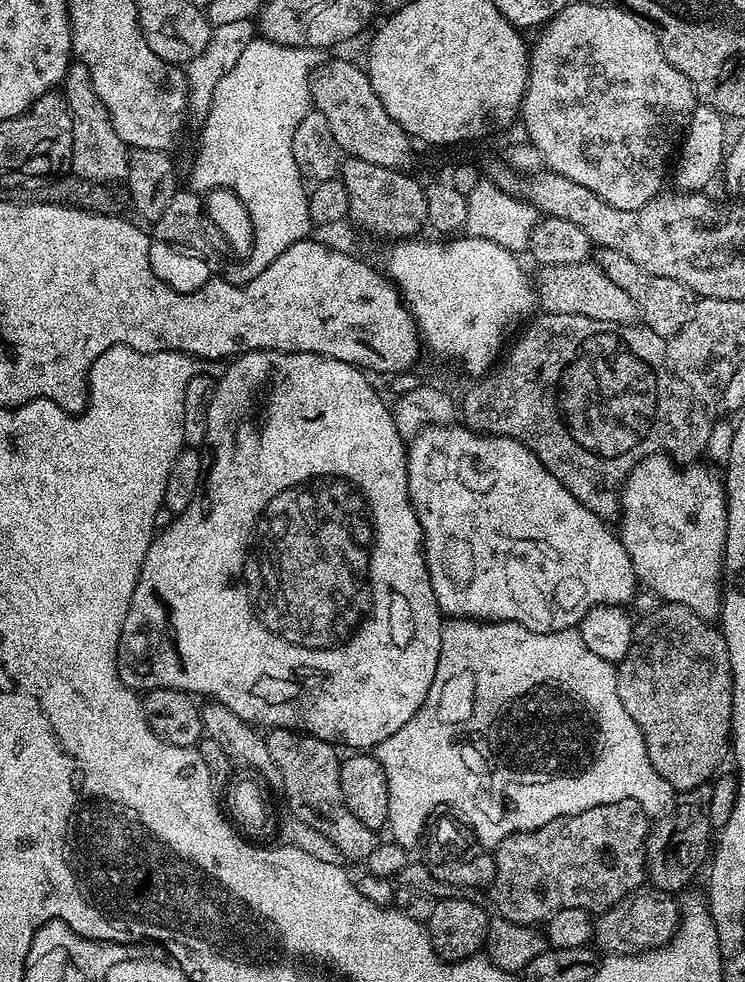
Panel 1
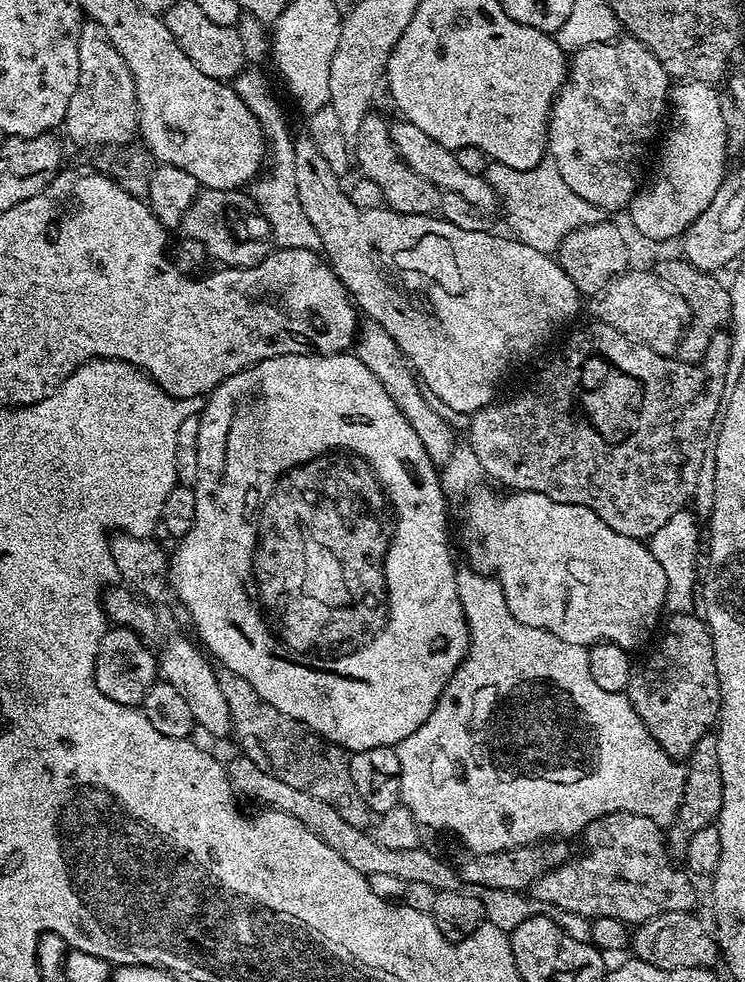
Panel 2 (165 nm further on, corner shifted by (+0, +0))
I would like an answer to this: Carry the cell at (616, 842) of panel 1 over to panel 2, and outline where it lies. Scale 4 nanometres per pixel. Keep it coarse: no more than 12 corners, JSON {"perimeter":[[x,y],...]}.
{"perimeter":[[615,812],[535,899],[639,926],[692,912],[693,877],[649,816]]}

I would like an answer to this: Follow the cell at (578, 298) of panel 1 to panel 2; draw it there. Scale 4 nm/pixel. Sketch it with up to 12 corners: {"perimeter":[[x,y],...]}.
{"perimeter":[[655,271],[591,297],[593,321],[672,356],[692,319]]}

